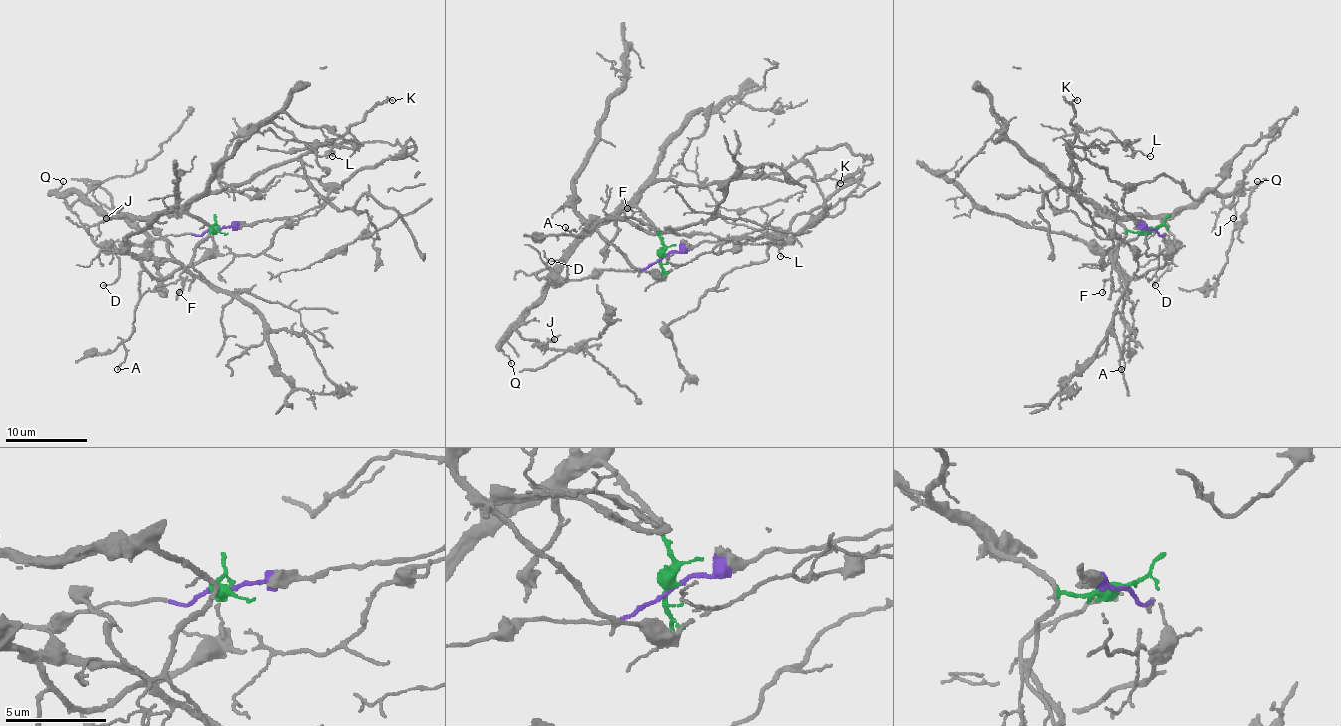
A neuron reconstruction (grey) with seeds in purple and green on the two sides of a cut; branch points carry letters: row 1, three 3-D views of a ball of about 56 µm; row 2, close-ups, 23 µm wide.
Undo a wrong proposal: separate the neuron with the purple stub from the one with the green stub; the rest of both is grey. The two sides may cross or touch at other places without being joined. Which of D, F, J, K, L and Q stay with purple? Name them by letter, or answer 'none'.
D, L

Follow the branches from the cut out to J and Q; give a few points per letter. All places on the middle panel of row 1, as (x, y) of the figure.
J: (661, 257), (659, 230), (637, 208), (616, 208), (587, 232), (542, 298), (513, 327), (540, 345), (555, 339)
Q: (661, 257), (659, 230), (637, 208), (616, 208), (587, 232), (563, 261), (542, 298), (501, 345), (511, 364)

